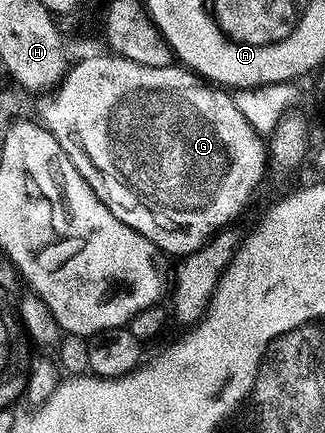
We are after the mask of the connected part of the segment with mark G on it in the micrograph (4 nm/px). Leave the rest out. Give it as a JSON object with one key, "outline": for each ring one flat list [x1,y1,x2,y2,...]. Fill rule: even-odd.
{"outline":[[118,55,85,57,76,62,76,65,74,62,68,68,67,76,63,78,54,92,55,98,44,107,43,117,41,116,42,124,46,125,47,130,55,136,57,143,61,143,61,147,69,155,69,159,80,167,87,167,87,164,91,164,103,176,103,181,107,184,108,194,106,193,106,196,120,210,128,209,131,213,140,213,140,217,134,218,133,221,135,229,146,235,164,254,189,254,211,240,220,229,228,228,232,224,231,220,250,203,255,188,262,183,263,176,267,173,267,167,269,168,268,142,251,126,249,119,245,119,245,115,241,115,234,96,226,88,208,83,198,73,175,63,163,67,149,67]]}

